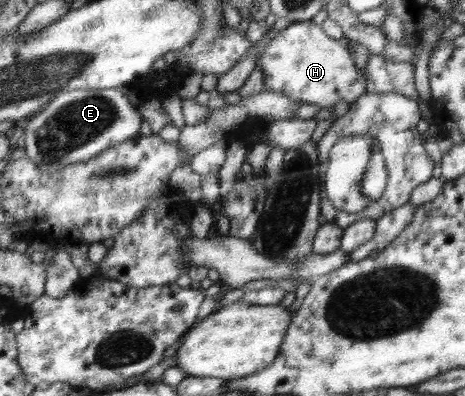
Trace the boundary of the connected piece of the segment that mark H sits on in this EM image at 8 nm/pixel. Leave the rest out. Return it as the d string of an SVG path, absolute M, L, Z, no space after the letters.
M311 20L294 22L281 30L281 35L273 37L256 57L256 66L264 73L264 89L286 93L293 101L312 103L320 109L331 110L339 101L354 102L367 89L364 70L354 64L348 49L339 40L327 36L321 25L316 25Z

